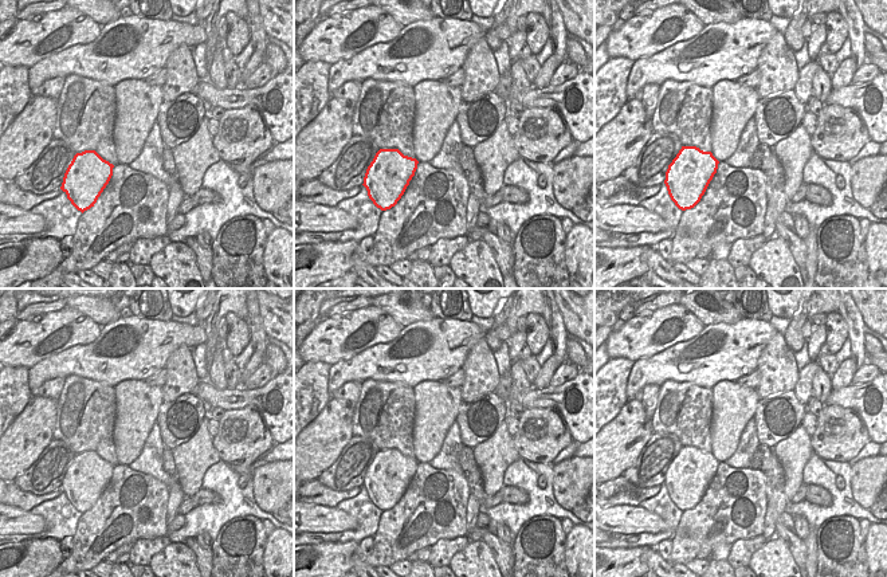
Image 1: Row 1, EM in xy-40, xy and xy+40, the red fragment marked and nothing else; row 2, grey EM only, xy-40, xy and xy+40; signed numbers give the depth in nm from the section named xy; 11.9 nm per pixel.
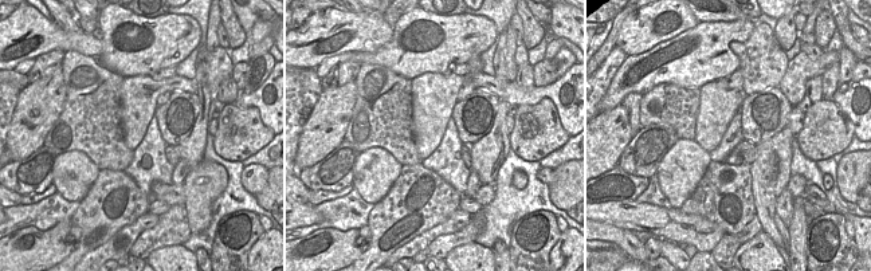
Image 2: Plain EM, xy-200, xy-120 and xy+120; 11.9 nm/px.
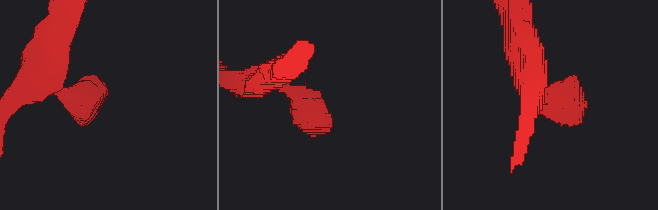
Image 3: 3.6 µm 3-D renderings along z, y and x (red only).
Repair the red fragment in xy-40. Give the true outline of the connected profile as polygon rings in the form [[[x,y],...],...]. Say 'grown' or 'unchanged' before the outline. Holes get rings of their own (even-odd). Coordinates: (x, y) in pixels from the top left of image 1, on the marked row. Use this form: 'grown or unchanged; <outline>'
unchanged; [[[95,150],[76,153],[64,173],[60,189],[83,213],[97,203],[113,176],[113,168]]]

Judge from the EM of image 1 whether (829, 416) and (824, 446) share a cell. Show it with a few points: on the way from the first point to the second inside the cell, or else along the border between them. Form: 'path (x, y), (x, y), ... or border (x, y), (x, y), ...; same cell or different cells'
path (829, 423), (829, 439); same cell

